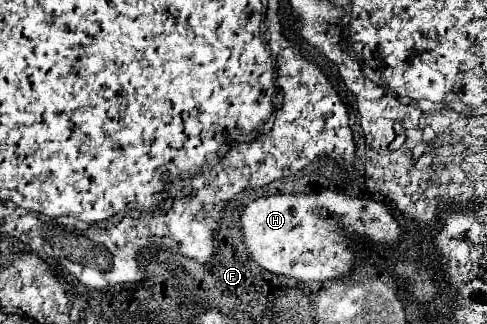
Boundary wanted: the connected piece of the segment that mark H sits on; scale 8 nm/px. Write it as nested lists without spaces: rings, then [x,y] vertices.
[[[322,190],[320,194],[274,194],[256,198],[242,208],[240,230],[244,232],[244,248],[252,262],[270,274],[290,276],[298,282],[346,276],[354,262],[354,254],[348,248],[348,238],[354,234],[368,236],[378,244],[392,244],[400,240],[402,234],[390,208],[382,202],[352,198],[332,190]]]

